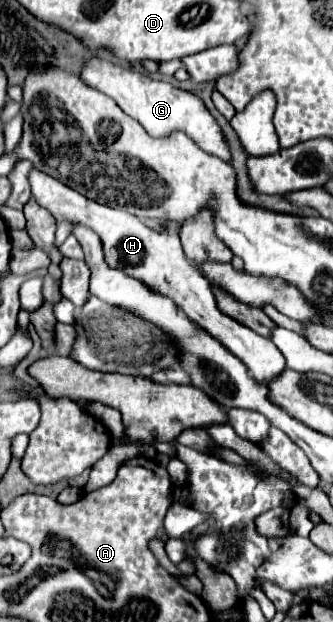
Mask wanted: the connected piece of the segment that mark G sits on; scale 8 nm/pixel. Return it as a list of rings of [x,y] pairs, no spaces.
[[[88,59],[84,61],[84,69],[80,71],[80,79],[84,83],[88,83],[90,87],[98,89],[100,93],[112,97],[118,107],[134,117],[152,137],[166,137],[172,131],[184,131],[188,137],[192,137],[200,149],[204,149],[210,155],[220,157],[222,161],[230,161],[230,153],[228,153],[228,143],[222,135],[220,125],[214,121],[214,117],[208,113],[208,109],[204,107],[202,99],[196,97],[194,93],[182,91],[166,81],[156,81],[148,75],[136,73],[132,69],[124,69],[112,61],[106,59]]]

